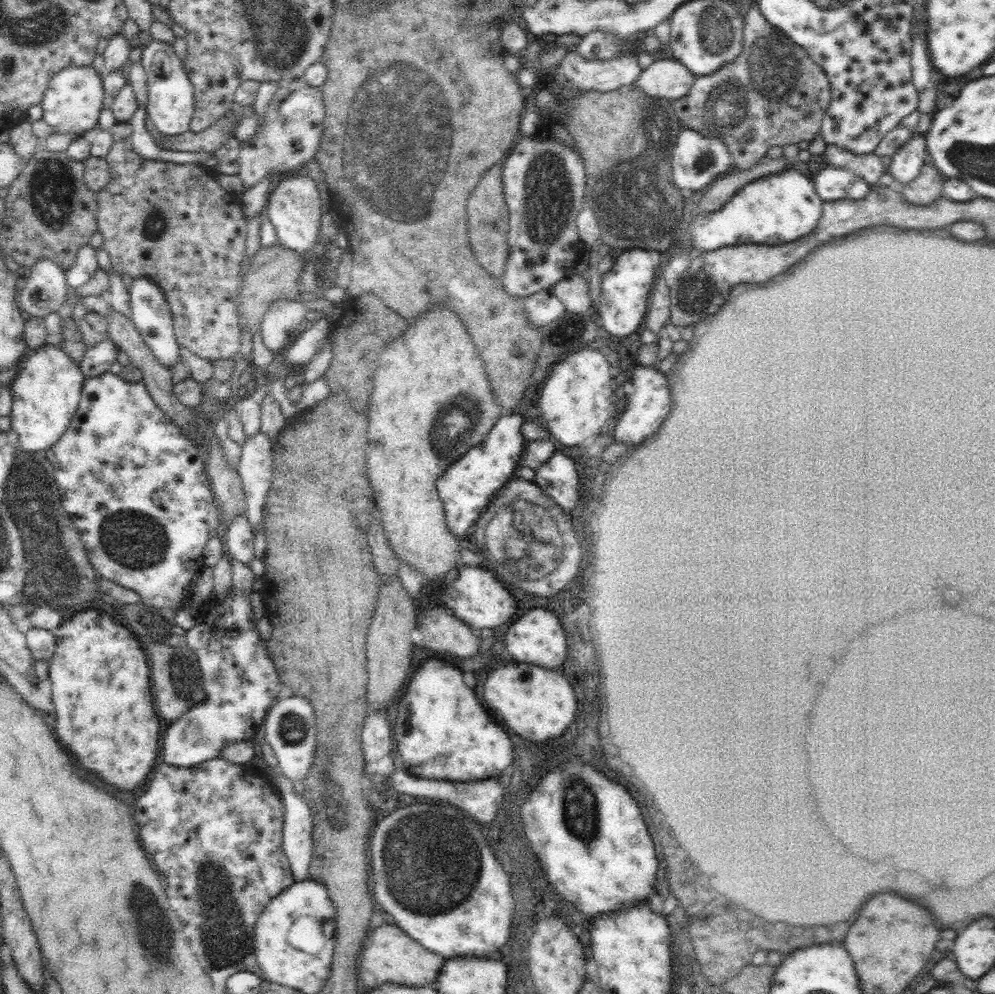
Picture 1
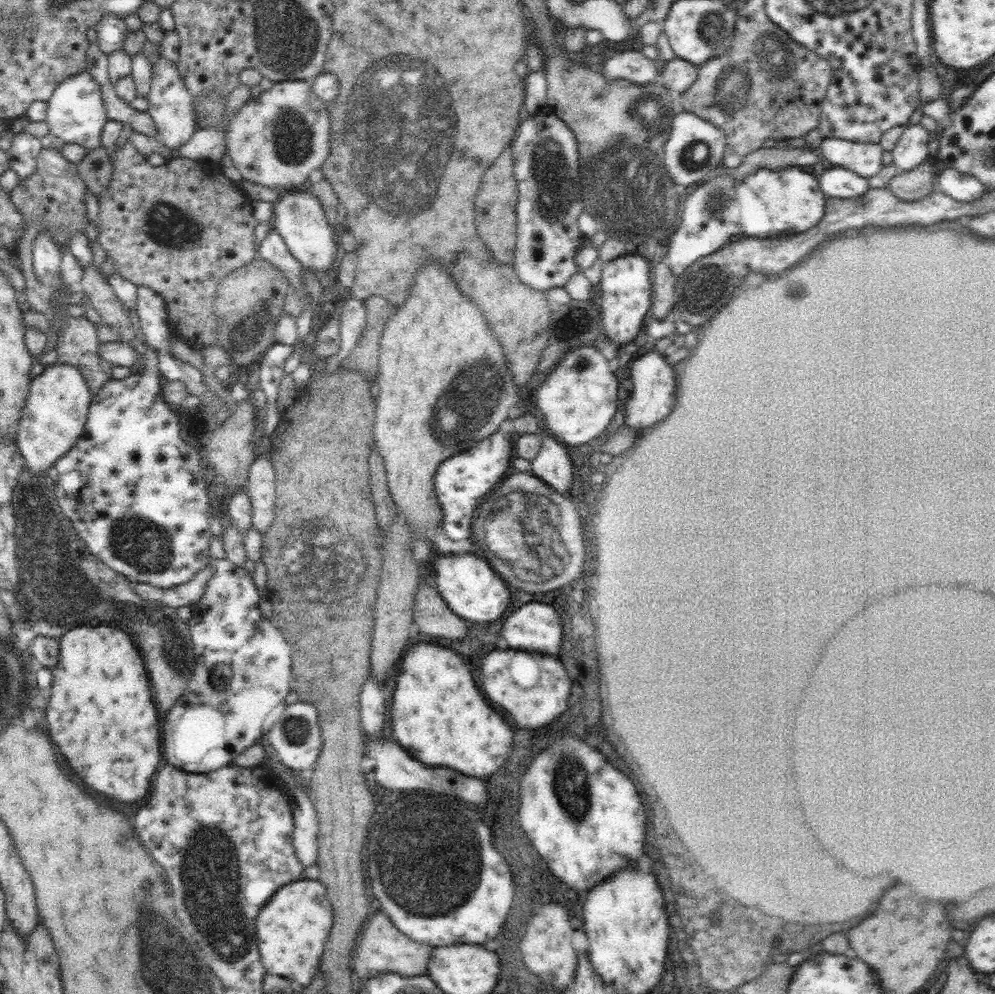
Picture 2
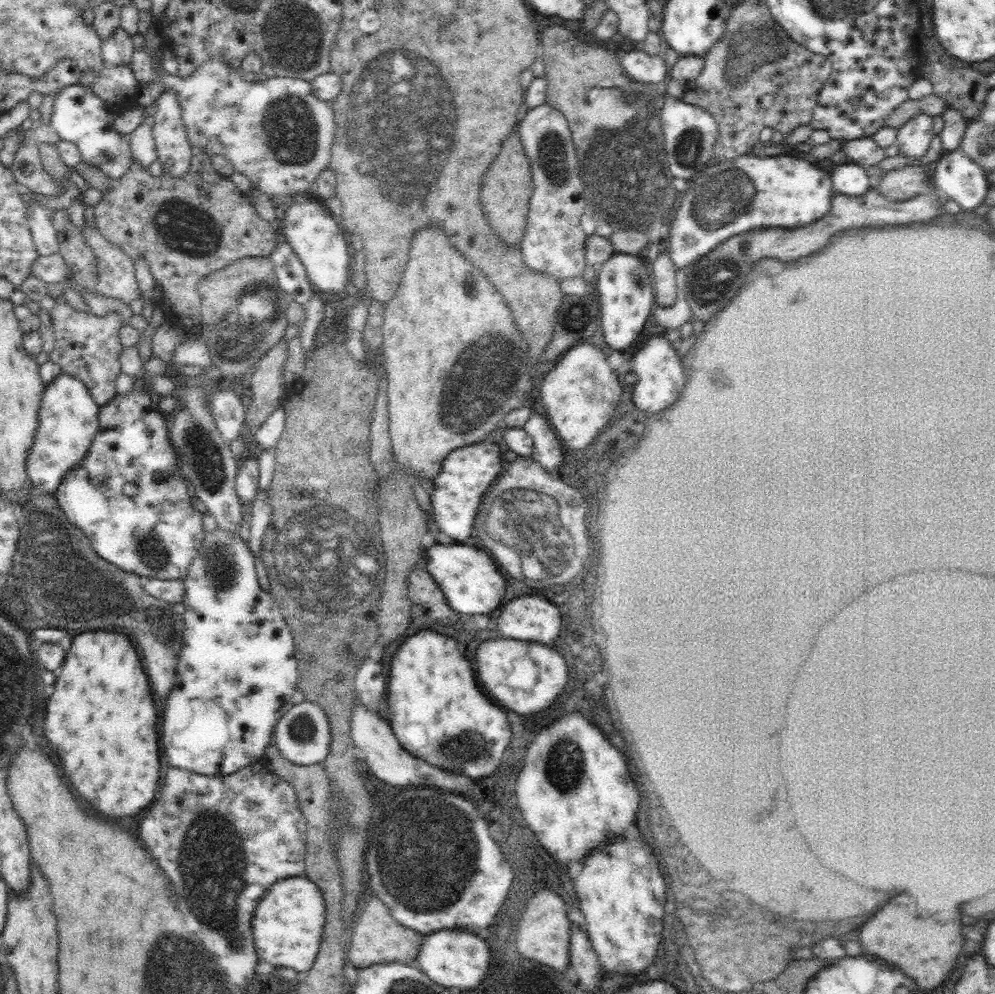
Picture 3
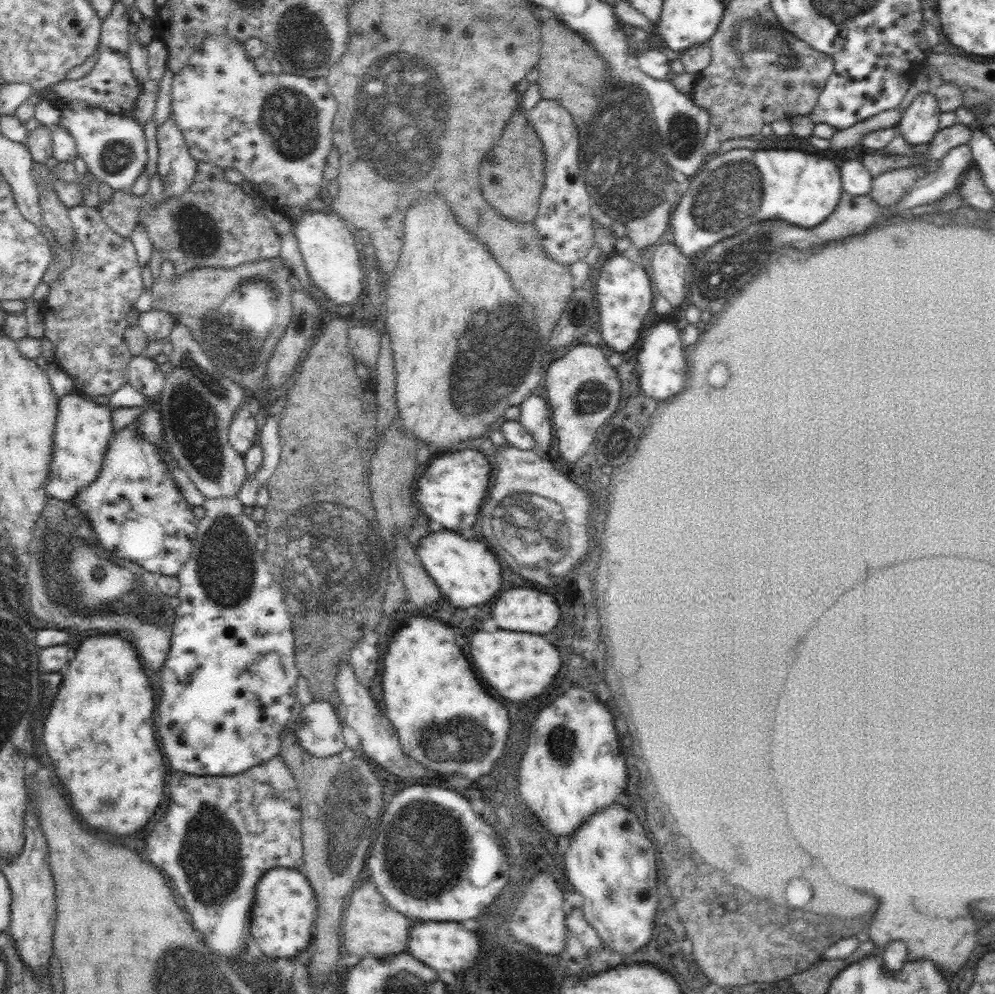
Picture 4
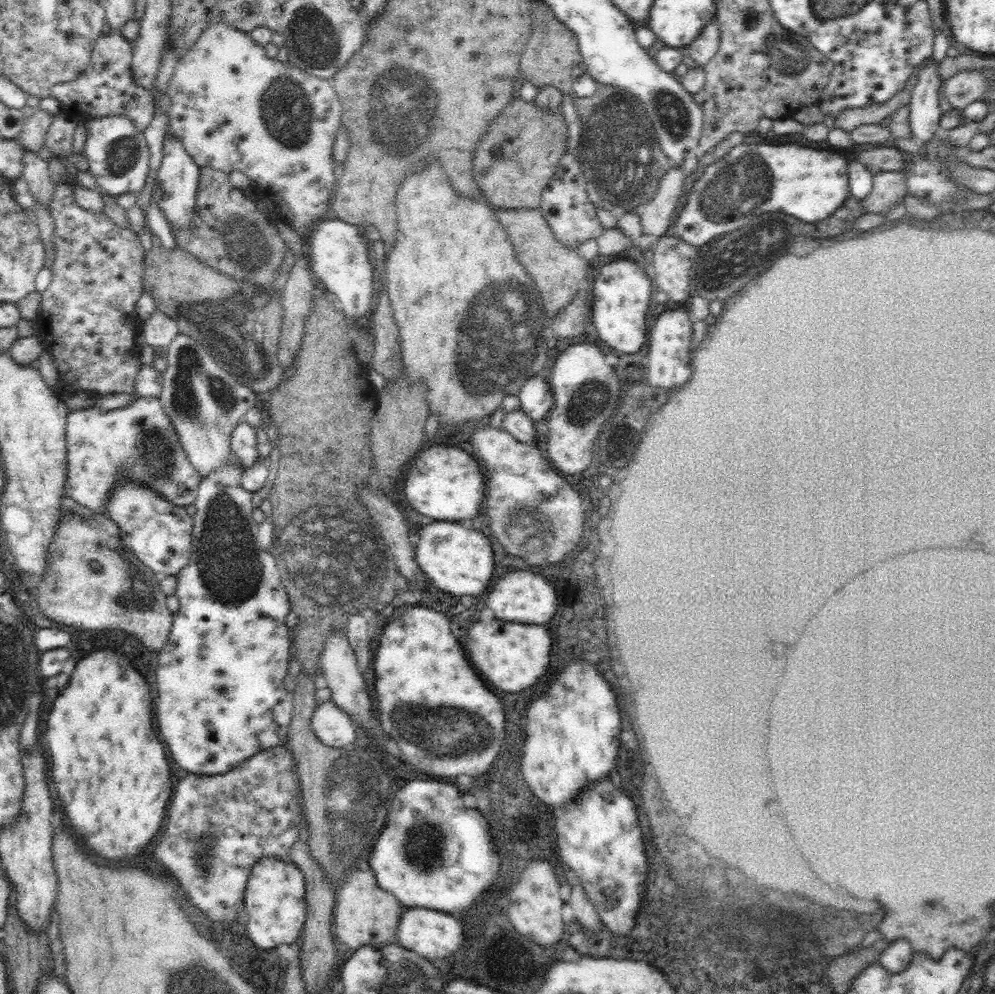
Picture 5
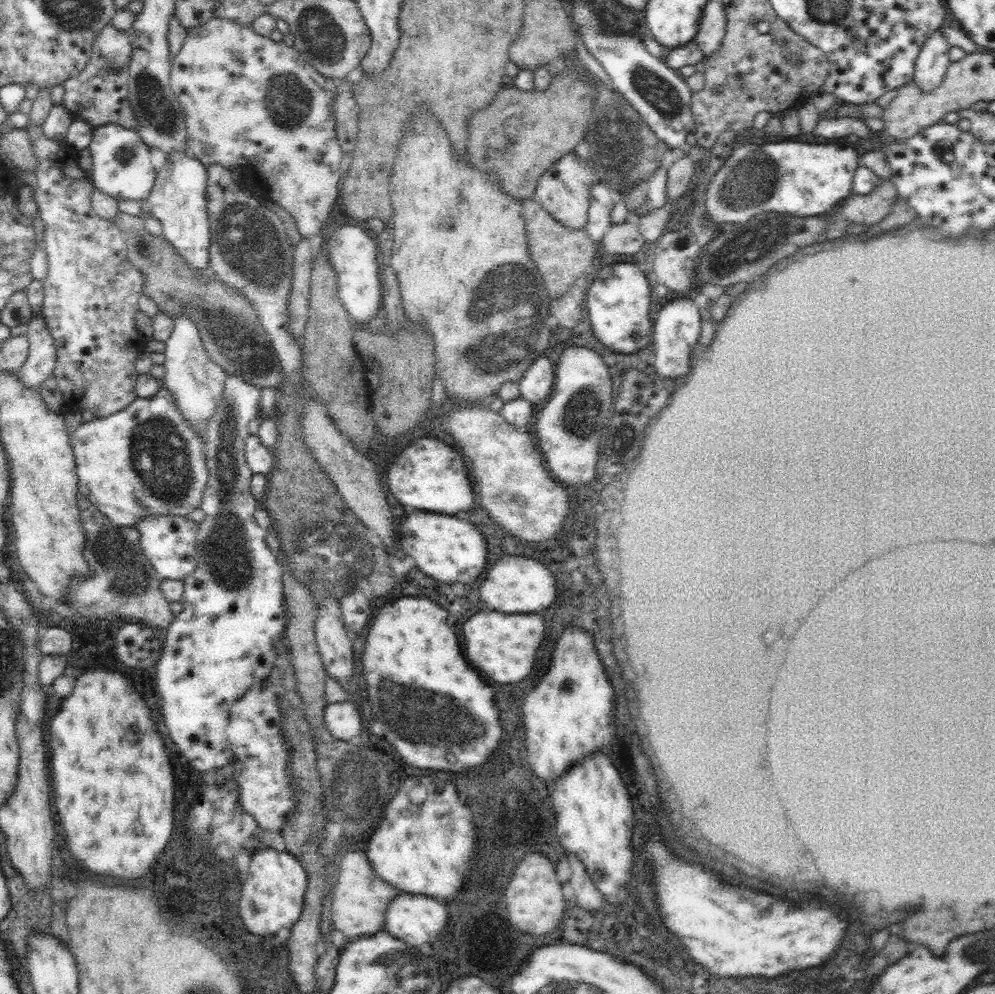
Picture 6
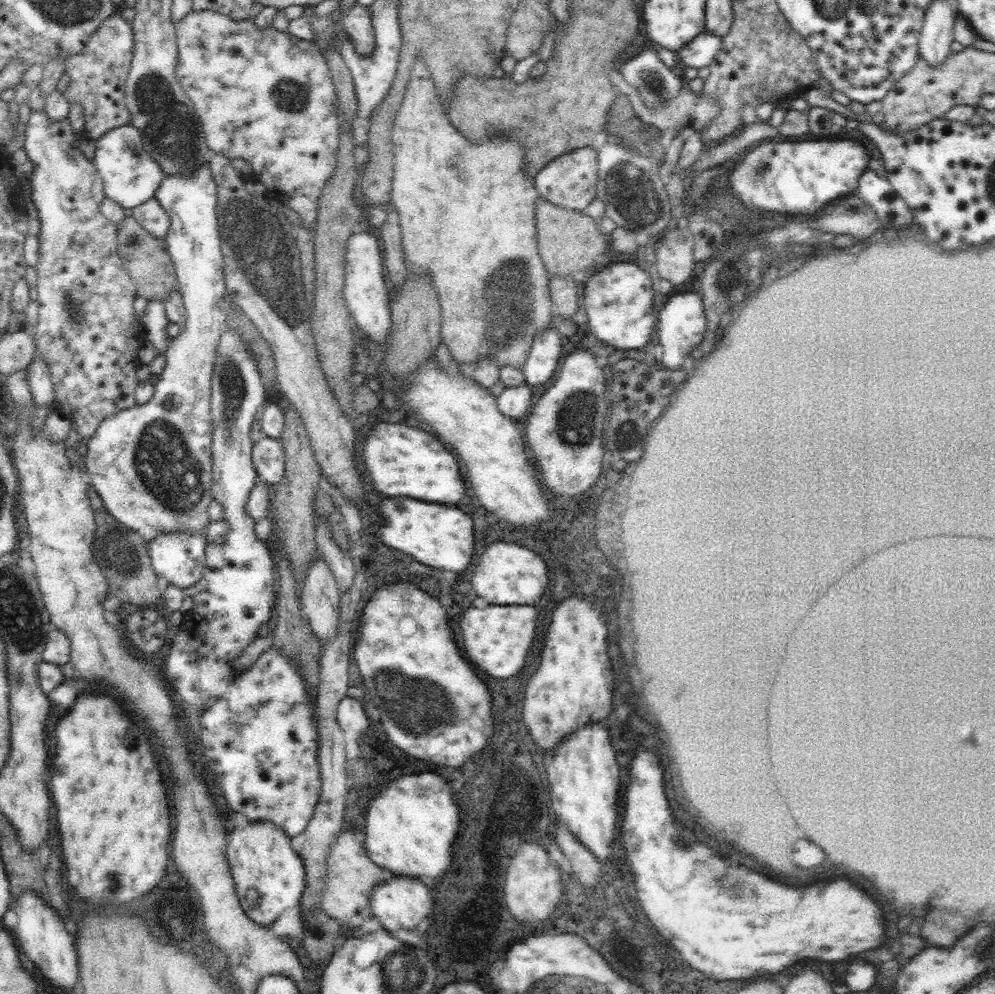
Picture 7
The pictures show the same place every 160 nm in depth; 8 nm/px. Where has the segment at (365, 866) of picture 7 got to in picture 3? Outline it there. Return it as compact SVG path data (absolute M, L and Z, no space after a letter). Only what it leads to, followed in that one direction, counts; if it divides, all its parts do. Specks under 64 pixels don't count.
M371 891L365 896L368 903L362 904L346 937L346 958L358 968L378 962L404 962L410 965L418 956L424 938L411 928L406 928L390 914L390 909Z

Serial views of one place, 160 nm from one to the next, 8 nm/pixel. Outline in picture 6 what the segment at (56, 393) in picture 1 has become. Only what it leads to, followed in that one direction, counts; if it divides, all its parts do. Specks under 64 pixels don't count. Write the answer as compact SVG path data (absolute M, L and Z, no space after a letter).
M163 384L160 390L144 401L130 403L124 410L107 418L84 422L70 434L75 456L78 492L90 499L115 526L131 526L142 517L180 515L187 517L200 506L209 477L204 437L188 425L176 406L175 398Z

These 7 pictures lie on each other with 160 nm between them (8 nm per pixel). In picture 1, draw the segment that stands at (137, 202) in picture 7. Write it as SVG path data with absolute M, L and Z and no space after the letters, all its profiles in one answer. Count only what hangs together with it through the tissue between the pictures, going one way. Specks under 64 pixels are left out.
M92 65L67 66L54 75L44 93L40 105L43 119L52 127L54 133L70 133L80 135L89 131L89 137L98 127L98 117L103 109L103 73Z

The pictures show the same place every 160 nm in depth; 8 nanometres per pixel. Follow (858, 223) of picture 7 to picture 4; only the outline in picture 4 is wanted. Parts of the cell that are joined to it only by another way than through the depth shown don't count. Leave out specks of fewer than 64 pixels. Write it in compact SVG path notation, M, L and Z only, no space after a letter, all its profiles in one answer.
M896 168L874 178L868 196L877 205L892 208L904 198L917 179L912 168Z

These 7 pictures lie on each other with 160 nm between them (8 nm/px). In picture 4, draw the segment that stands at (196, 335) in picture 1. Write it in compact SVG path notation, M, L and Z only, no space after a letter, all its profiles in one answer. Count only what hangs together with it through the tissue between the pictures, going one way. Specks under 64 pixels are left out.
M197 162L194 180L183 195L167 197L154 206L148 193L138 196L118 189L108 201L100 202L98 209L107 225L124 238L131 238L137 222L141 222L153 248L172 262L178 277L193 268L231 269L242 263L278 257L280 252L280 237L256 207L253 197L244 193L241 185L228 182L223 168L209 162Z

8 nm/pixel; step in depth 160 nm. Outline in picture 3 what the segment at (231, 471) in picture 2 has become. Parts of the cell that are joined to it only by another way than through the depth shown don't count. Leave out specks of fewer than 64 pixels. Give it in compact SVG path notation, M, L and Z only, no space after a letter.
M288 339L280 340L278 345L260 357L254 366L250 378L250 397L252 403L246 408L246 426L240 433L239 440L246 444L242 457L247 455L250 442L255 432L262 427L271 412L279 406L282 397L282 374L288 353Z

